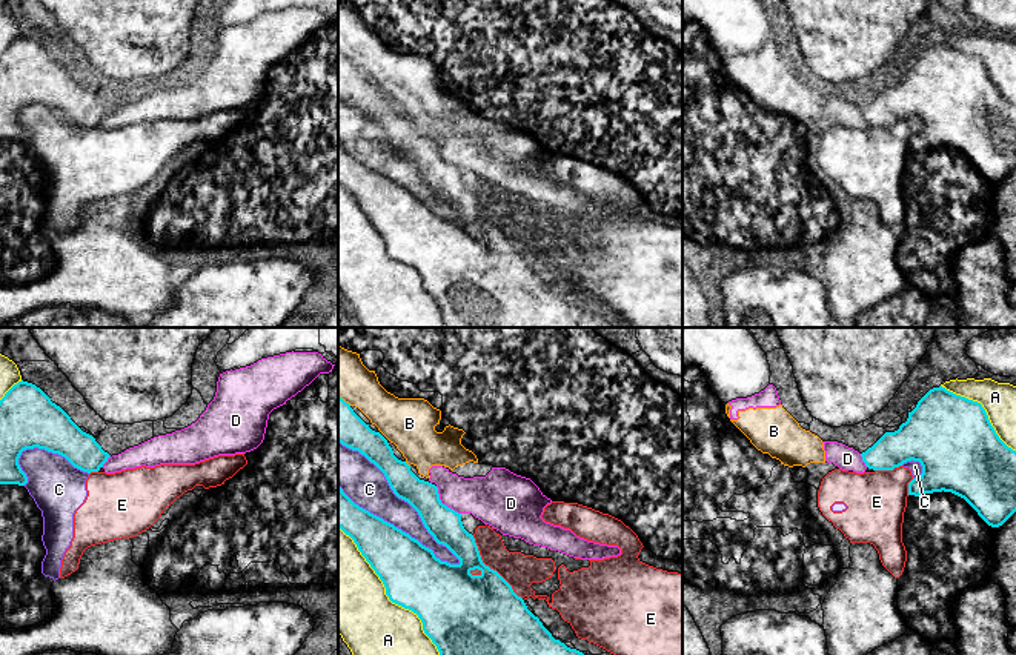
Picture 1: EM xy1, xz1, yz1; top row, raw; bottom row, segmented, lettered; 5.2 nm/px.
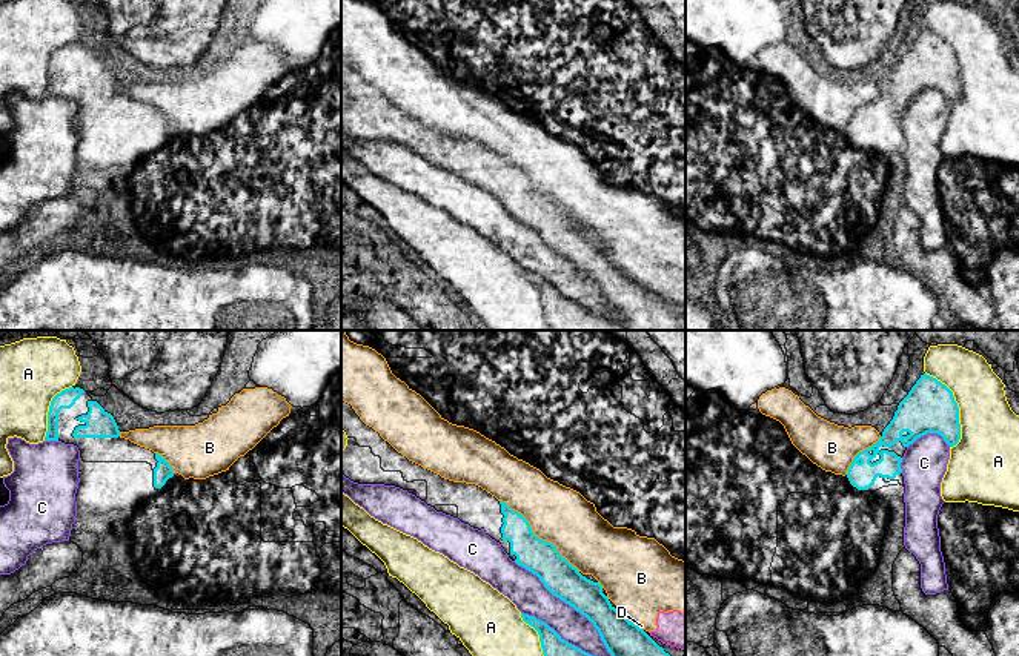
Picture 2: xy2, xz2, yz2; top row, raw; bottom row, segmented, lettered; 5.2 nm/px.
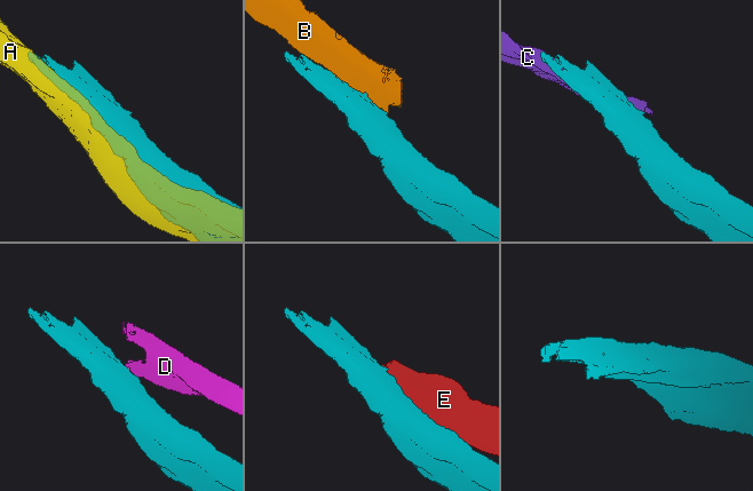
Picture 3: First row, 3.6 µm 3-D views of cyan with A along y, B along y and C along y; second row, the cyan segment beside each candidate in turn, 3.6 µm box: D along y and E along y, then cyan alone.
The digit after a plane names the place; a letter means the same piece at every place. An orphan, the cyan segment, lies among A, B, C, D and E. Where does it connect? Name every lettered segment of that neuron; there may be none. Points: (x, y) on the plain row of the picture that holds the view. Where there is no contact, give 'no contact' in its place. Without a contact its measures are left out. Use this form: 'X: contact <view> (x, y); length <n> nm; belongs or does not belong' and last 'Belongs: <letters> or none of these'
A: contact xz1 (395, 259); length 950 nm; does not belong
B: contact xz2 (537, 192); length 550 nm; does not belong
C: contact xz1 (401, 154); length 900 nm; does not belong
D: contact xz1 (441, 159); length 200 nm; does not belong
E: contact xz1 (489, 223); length 420 nm; does not belong
Belongs: none of these

